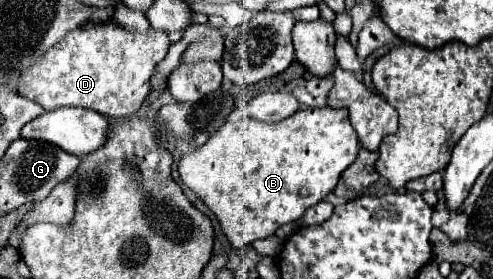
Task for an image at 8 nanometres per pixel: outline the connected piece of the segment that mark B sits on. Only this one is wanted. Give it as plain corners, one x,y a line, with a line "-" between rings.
326,105
300,109
278,123
260,123
256,119
226,121
202,147
180,159
178,171
182,183
192,189
216,215
230,245
240,249
248,243
270,237
286,223
298,221
310,205
322,201
336,187
338,177
354,163
358,151
360,141
348,119
348,109
332,109

